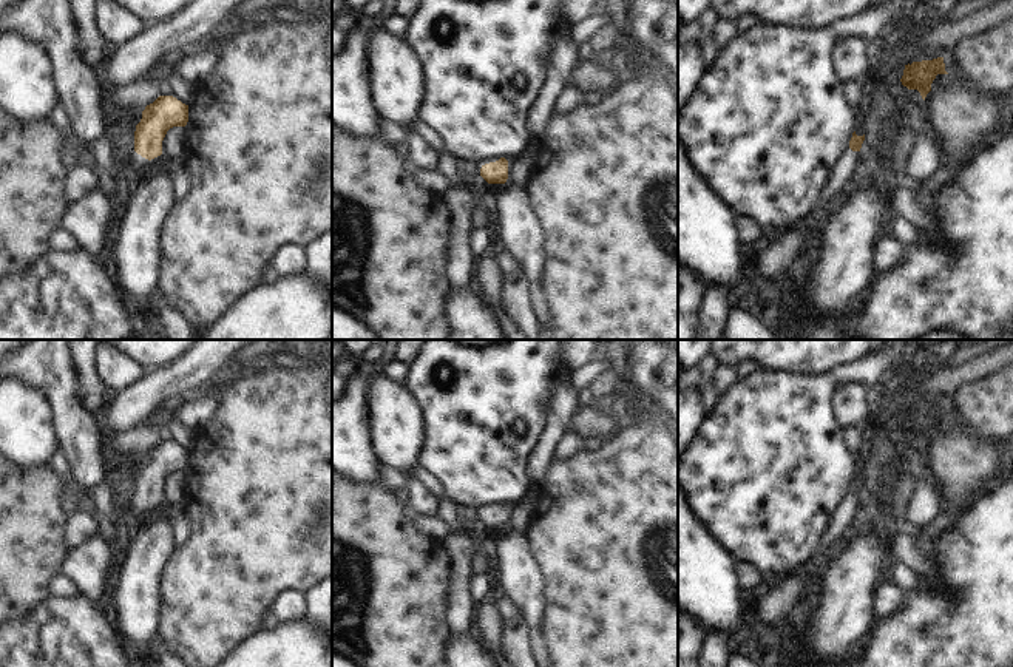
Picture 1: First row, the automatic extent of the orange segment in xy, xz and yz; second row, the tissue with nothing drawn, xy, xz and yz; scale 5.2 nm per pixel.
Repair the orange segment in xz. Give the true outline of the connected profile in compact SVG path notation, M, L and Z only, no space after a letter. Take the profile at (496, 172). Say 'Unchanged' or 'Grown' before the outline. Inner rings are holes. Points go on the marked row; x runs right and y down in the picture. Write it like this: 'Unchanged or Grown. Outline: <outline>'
Grown. Outline: M514 156L485 157L476 162L476 165L477 170L480 171L480 176L488 184L505 184L508 179L508 170L511 168L513 162L514 162Z

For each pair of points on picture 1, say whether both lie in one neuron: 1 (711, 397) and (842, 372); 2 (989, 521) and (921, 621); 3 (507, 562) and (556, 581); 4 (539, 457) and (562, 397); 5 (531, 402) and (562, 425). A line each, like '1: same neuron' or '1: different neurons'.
1: different neurons
2: same neuron
3: different neurons
4: same neuron
5: different neurons

